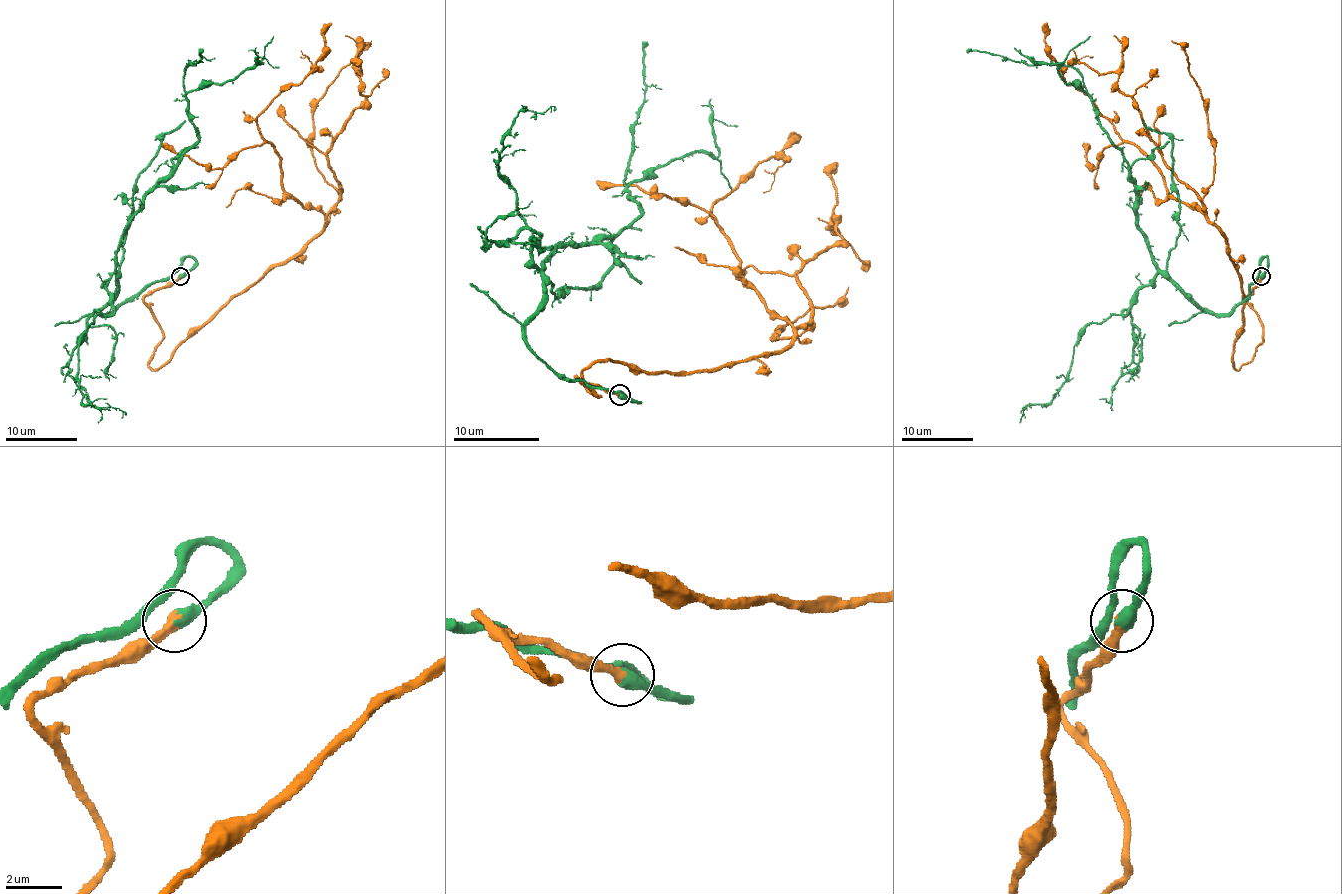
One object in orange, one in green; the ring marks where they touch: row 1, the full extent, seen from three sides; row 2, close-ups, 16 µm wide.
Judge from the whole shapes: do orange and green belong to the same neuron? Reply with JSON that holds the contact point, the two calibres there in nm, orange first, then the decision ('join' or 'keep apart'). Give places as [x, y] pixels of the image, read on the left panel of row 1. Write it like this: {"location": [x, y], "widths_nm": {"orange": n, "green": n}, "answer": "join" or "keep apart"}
{"location": [180, 276], "widths_nm": {"orange": 380, "green": 360}, "answer": "join"}

